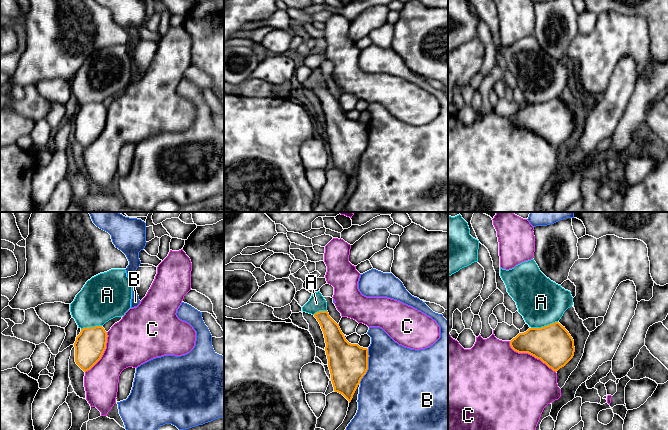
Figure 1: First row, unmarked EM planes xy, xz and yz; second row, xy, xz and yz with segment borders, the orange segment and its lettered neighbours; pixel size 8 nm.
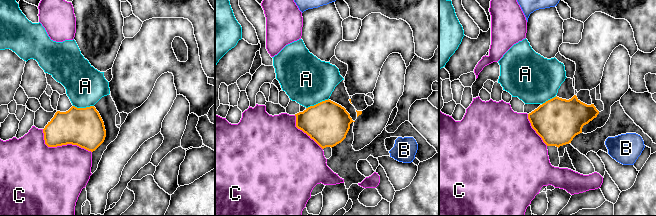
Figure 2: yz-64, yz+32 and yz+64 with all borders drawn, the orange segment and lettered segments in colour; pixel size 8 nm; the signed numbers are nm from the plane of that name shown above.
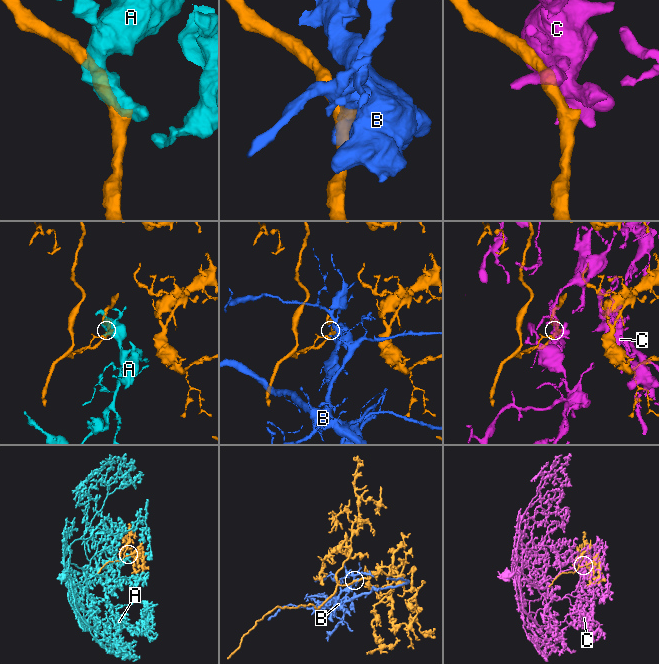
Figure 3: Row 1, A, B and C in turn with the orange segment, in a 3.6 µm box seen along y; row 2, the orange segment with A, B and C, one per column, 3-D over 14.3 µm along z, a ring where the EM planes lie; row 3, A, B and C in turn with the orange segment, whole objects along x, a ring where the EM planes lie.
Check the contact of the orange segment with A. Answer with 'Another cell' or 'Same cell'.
Same cell

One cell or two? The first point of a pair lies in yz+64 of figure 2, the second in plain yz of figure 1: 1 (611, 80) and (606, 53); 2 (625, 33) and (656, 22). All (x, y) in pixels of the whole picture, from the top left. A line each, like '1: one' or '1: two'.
1: two
2: two

